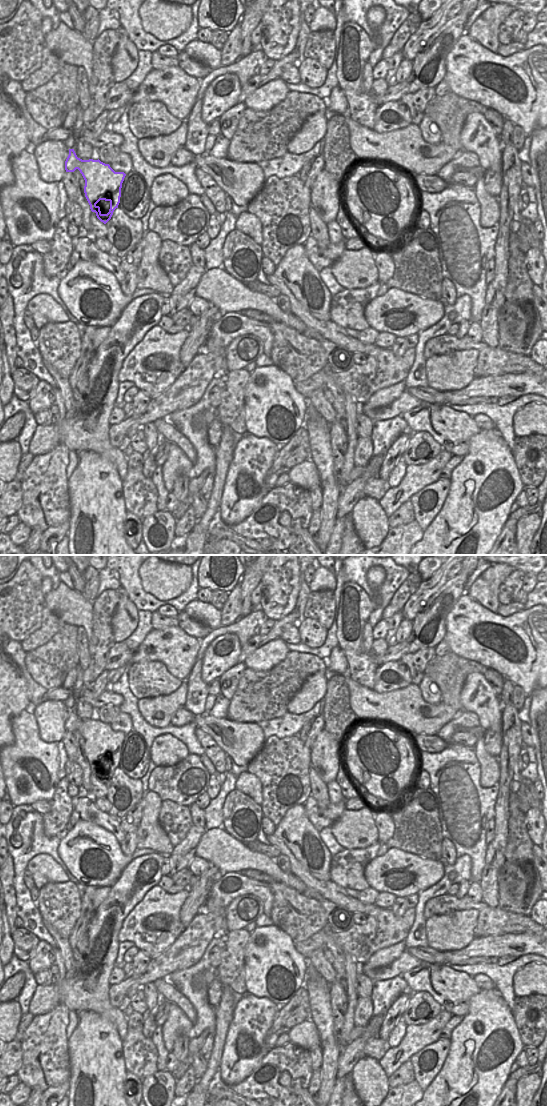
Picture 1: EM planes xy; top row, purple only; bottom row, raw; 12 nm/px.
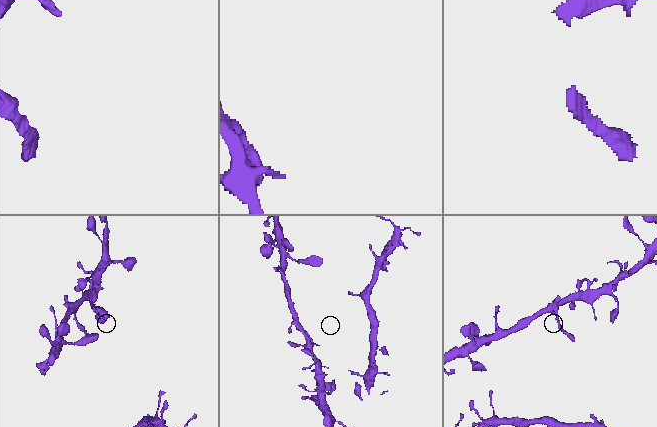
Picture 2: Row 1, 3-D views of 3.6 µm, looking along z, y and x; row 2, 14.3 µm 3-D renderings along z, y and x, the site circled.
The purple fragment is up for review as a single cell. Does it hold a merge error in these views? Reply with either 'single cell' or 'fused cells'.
fused cells

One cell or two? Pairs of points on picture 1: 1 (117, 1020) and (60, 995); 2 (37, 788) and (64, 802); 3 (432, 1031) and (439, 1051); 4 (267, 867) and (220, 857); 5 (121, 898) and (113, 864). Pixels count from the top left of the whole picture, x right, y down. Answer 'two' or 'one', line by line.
1: one
2: two
3: two
4: one
5: two

